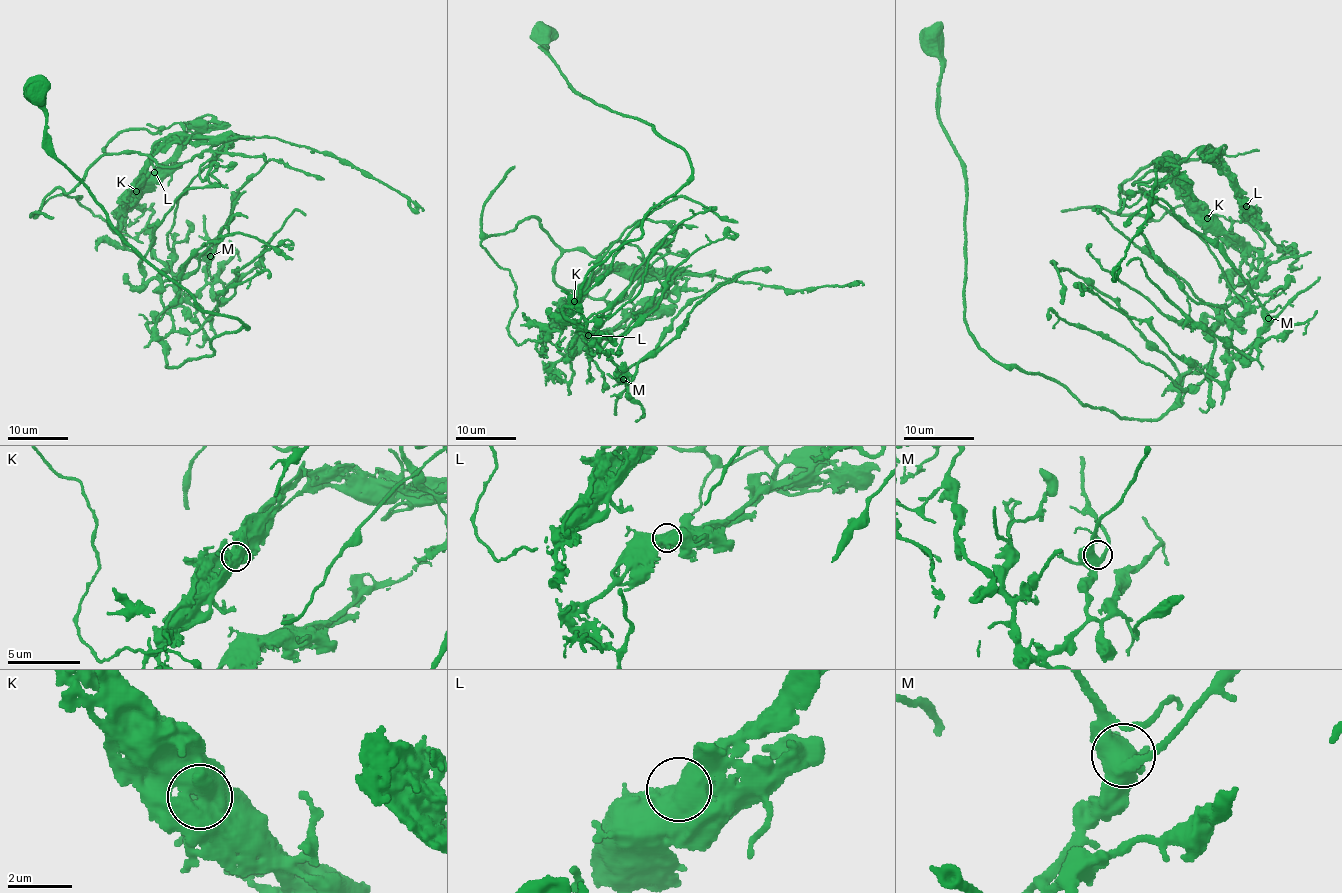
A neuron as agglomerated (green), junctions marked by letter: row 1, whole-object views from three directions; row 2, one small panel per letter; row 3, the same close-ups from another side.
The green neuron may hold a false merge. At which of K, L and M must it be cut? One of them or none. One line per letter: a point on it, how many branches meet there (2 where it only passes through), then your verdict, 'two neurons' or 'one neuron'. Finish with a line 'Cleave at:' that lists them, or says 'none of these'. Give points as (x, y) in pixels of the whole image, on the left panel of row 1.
K: at (136, 191); 1 branches meet; two neurons
L: at (154, 172); 1 branches meet; one neuron
M: at (210, 256); 2 branches meet; one neuron
Cleave at: K

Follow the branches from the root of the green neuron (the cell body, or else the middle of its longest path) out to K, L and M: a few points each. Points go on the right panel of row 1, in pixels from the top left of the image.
K: (932, 38), (967, 179), (963, 316), (997, 361), (1158, 418), (1206, 375), (1237, 285), (1242, 247), (1206, 218)
L: (932, 38), (967, 179), (963, 316), (997, 361), (1158, 418), (1206, 375), (1217, 316), (1296, 255), (1246, 206)
M: (932, 38), (967, 179), (963, 316), (988, 355), (1158, 418), (1206, 375), (1217, 324), (1234, 358), (1268, 318)

